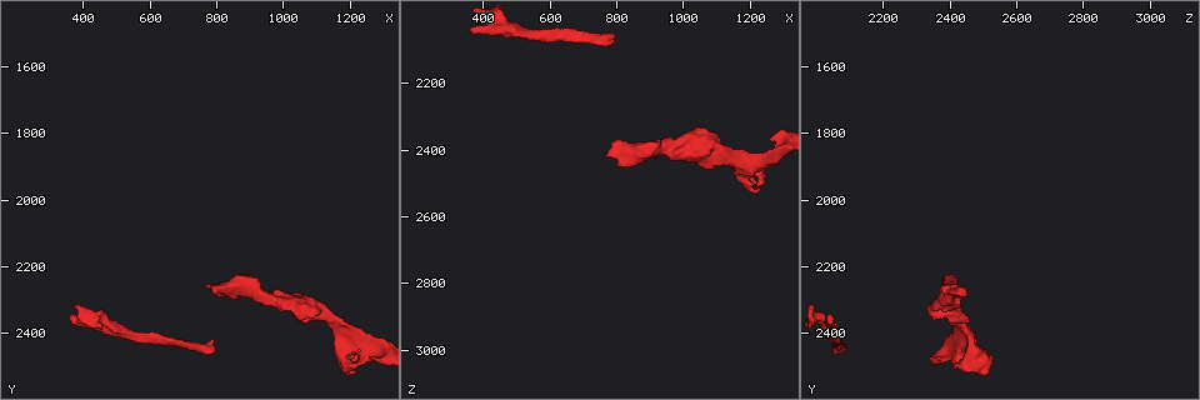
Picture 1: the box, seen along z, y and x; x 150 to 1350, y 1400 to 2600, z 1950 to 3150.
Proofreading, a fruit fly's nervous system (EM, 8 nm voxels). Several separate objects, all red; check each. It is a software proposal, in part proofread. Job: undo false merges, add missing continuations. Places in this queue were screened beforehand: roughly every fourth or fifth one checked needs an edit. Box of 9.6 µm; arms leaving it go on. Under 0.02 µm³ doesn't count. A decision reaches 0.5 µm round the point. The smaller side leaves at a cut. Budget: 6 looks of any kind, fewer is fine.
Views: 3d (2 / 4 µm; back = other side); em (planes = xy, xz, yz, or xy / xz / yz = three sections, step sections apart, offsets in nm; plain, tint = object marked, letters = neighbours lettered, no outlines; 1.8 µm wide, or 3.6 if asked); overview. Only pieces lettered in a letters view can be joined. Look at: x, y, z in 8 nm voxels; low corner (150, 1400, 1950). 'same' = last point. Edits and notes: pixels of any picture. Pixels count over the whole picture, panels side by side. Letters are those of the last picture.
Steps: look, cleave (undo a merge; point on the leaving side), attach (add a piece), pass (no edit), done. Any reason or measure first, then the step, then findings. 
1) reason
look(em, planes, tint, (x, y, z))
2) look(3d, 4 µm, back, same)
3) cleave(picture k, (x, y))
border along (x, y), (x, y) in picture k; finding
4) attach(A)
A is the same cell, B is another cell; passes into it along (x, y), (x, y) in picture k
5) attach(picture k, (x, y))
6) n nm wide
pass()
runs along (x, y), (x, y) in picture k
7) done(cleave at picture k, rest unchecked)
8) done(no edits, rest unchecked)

free end
look(em, xy, step 8, tint, (1220, 2500, 2410))

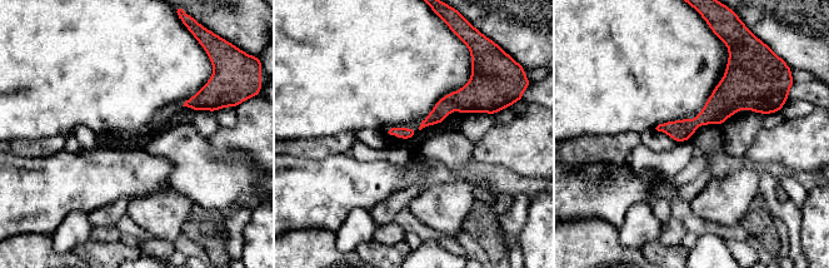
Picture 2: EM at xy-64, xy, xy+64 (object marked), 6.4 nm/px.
look(em, planes, letters, same)

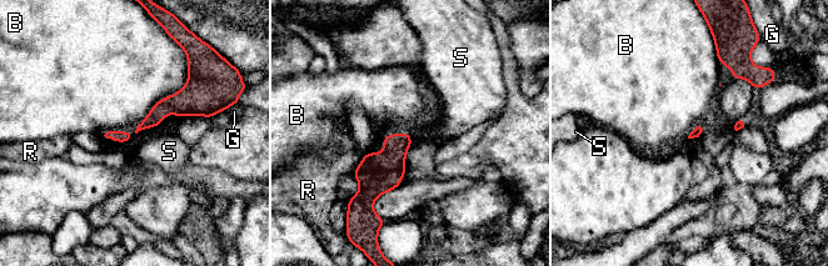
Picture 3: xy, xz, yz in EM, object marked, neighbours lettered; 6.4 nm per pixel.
pass()
B, G, R and S are other cells; runs along (200, 110), (165, 106), (131, 134), (109, 135) in picture 3; none of them fits

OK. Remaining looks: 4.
arms part here
look(em, xz, step 8, letters, (470, 2380, 2040))

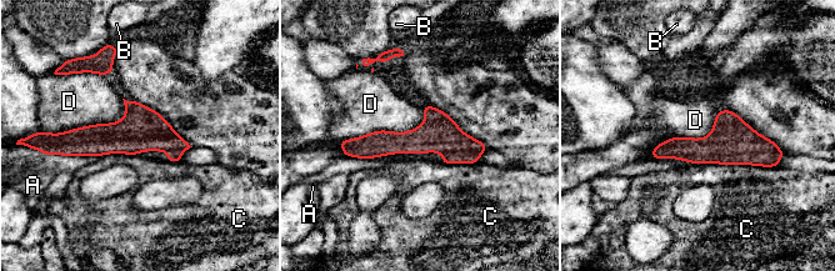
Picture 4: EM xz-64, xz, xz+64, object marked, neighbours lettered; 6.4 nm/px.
D touches over 600 nm
pass()
A, B, C and D are other cells; runs along (345, 145), (483, 147) in picture 4; one neuron here

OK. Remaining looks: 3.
touches itself
look(3d, 4 µm, (1090, 2330, 2370))

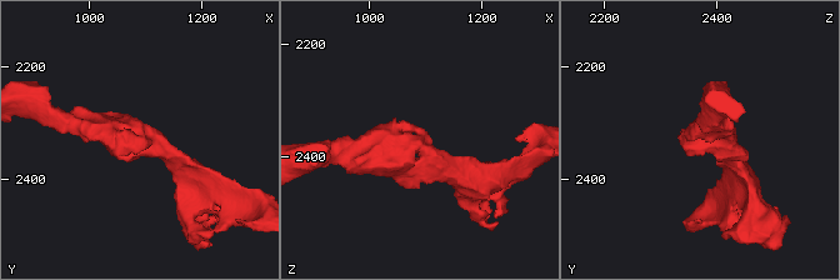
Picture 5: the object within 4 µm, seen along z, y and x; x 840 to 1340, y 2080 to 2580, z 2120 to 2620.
arms of 240, 320 nm
look(em, planes, tint, (1100, 2325, 2370))

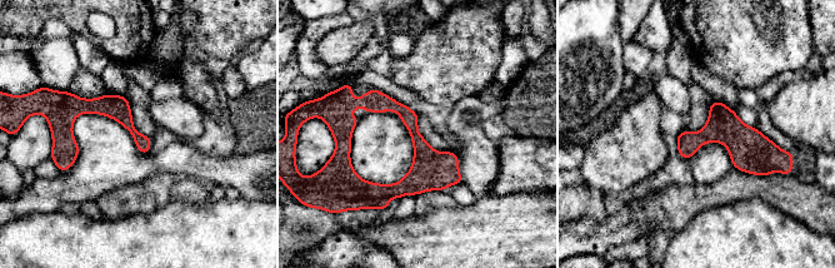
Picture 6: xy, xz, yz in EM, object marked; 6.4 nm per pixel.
look(em, planes, letters, same)

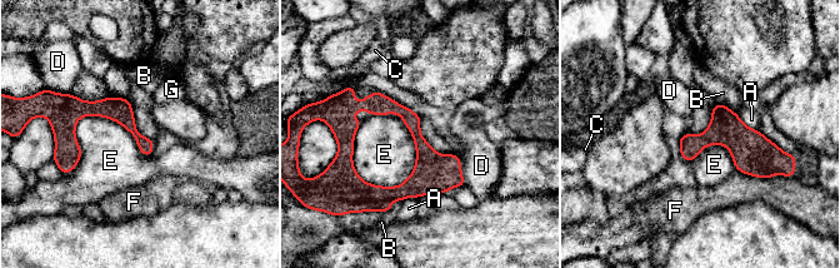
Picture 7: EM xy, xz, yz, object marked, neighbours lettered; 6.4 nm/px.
pass()
A, B, C, D, E, F and G are other cells; runs along (345, 128), (360, 105), (398, 108), (461, 183) in picture 7; all the same neuron

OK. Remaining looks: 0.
done(no edits, rest unchecked)

